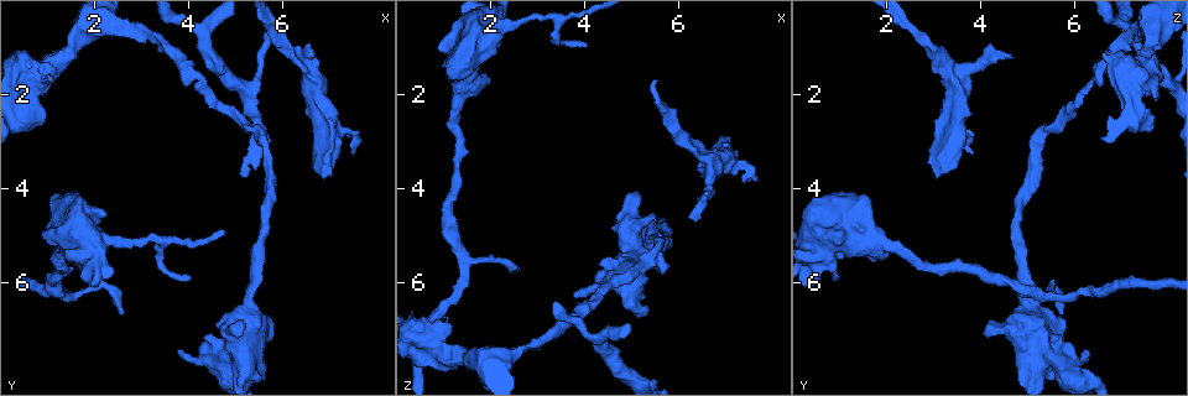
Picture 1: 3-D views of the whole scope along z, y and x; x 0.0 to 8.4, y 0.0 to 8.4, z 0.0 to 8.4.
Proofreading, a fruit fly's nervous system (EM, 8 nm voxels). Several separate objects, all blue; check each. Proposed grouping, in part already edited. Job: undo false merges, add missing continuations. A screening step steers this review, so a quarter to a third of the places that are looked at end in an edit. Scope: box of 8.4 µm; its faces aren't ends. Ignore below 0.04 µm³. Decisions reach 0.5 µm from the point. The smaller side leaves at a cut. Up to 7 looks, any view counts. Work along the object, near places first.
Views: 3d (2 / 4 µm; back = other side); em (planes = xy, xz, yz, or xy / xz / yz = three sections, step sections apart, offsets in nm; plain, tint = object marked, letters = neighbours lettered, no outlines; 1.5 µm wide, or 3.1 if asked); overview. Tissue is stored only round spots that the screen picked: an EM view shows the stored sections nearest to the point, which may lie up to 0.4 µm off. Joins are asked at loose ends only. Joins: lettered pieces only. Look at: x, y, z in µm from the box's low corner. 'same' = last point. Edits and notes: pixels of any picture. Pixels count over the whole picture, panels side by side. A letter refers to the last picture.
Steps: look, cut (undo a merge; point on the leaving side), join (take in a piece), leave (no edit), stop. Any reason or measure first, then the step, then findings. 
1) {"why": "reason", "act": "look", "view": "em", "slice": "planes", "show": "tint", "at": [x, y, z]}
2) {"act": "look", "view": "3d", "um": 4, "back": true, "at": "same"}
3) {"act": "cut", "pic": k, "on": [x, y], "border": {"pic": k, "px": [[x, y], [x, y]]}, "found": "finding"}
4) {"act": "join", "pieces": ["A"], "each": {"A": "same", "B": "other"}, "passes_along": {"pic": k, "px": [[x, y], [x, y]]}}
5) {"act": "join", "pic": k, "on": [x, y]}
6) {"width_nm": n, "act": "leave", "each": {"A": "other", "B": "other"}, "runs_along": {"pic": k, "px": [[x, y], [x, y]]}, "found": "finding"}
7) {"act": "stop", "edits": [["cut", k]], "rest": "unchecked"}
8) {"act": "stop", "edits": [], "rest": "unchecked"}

{"why": "thick turns thin", "act": "look", "view": "em", "slice": "planes", "show": "tint", "at": [1.50, 1.05, 7.55]}

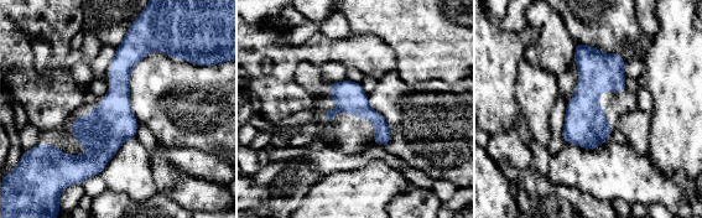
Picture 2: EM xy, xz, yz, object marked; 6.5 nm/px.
{"why": "see the neighbours", "act": "look", "view": "em", "slice": "planes", "show": "letters", "at": "same"}

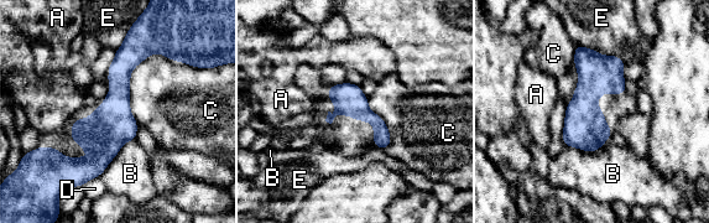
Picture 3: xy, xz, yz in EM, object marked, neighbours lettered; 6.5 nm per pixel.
{"longest_contact_nm": ["C", 500], "act": "leave", "each": {"A": "other", "B": "other", "C": "other", "D": "other", "E": "other"}, "found": "continuous, no second cell"}

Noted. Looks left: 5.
{"why": "thin end", "act": "look", "view": "3d", "um": 2, "at": [7.40, 3.30, 3.85]}

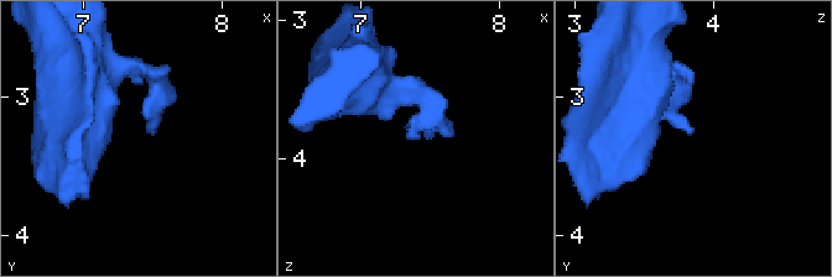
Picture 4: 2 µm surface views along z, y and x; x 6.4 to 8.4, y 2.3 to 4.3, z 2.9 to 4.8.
{"why": "shape alone is not enough", "act": "look", "view": "em", "slice": "planes", "show": "letters", "at": [7.48, 3.24, 3.82]}

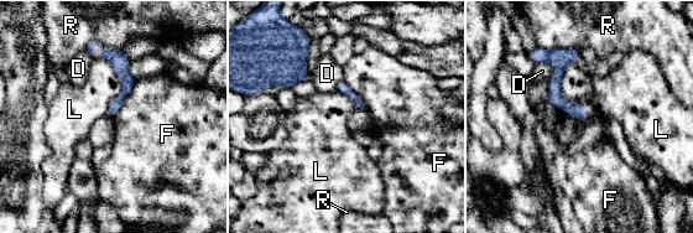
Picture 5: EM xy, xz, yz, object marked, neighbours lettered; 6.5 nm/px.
{"act": "leave", "each": {"D": "other", "F": "other", "L": "other", "R": "other"}, "found": "no lettered piece goes on from it"}

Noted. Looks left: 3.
{"act": "look", "view": "em", "slice": "planes", "show": "plain", "at": [3.80, 7.45, 6.25]}

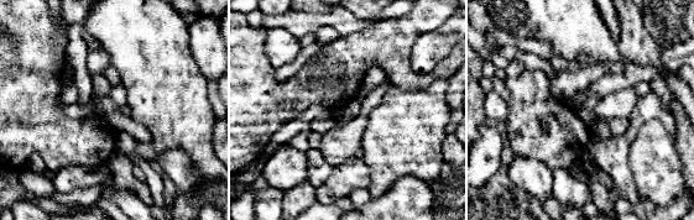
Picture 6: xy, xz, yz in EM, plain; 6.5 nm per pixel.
{"act": "look", "view": "em", "slice": "planes", "show": "letters", "at": "same"}

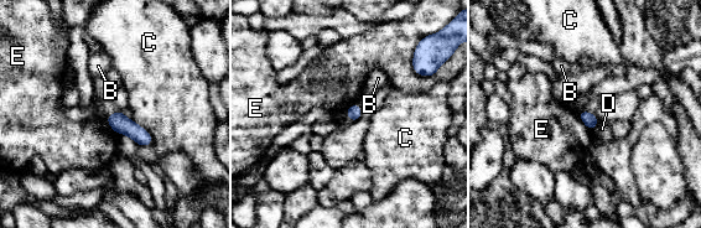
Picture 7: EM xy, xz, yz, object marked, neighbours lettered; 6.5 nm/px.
{"act": "leave", "each": {"B": "other", "C": "other", "D": "other", "E": "other"}, "border": {"pic": 7, "px": [[413, 57], [413, 70], [426, 77]]}, "found": "none of them fits"}

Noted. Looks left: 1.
{"act": "stop", "edits": [], "rest": "unchecked"}

